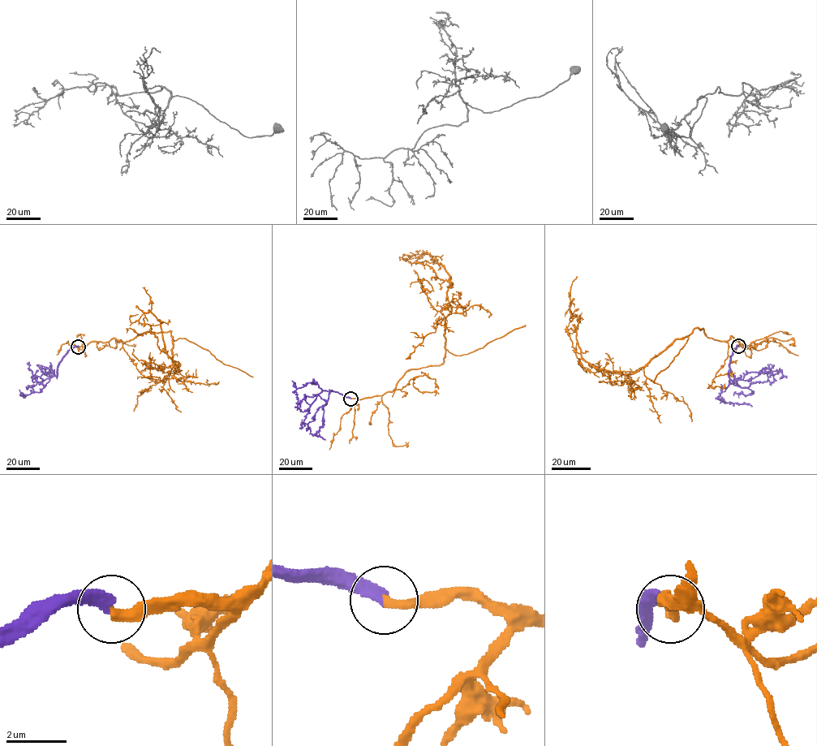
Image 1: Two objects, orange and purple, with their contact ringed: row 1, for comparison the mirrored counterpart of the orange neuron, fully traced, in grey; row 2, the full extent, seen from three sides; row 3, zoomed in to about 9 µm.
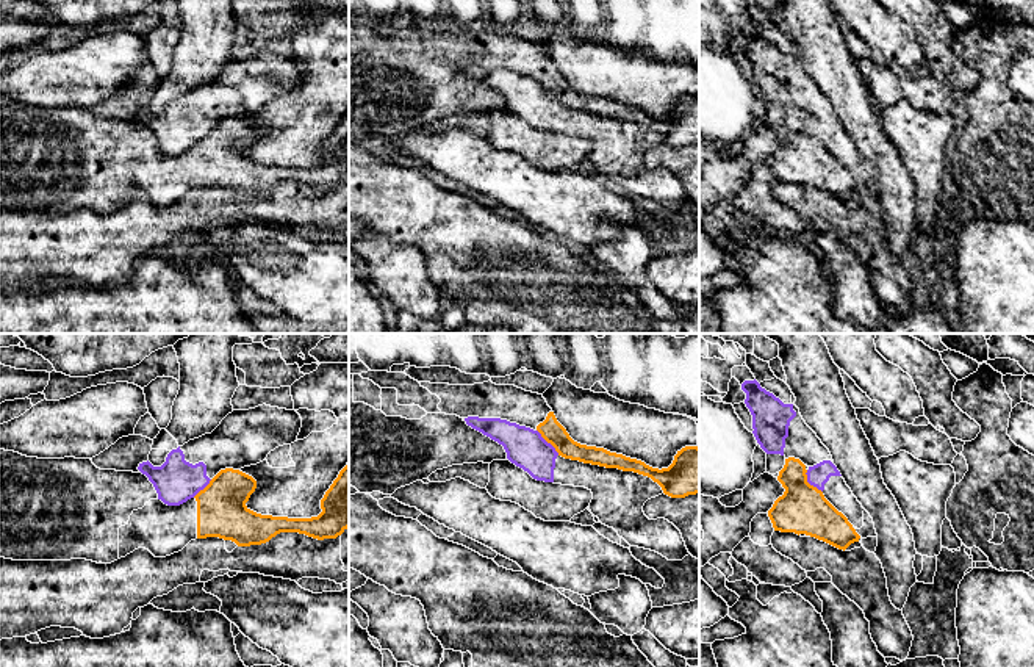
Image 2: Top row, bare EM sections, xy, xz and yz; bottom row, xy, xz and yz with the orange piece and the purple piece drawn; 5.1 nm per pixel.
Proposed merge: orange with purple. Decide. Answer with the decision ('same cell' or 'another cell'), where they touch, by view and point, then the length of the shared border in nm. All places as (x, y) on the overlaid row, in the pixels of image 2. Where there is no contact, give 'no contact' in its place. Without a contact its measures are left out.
another cell | xz (548, 442) | 180 nm

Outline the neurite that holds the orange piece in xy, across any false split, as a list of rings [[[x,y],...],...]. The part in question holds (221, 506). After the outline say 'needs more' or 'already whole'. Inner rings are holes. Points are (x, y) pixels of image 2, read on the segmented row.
[[[0,449],[0,557],[13,561],[70,561],[86,559],[111,564],[138,548],[149,550],[155,557],[181,551],[191,540],[219,537],[238,546],[261,545],[280,532],[299,532],[324,540],[336,539],[349,528],[349,462],[339,471],[321,499],[322,512],[311,518],[261,515],[246,503],[257,489],[257,481],[233,468],[221,470],[194,498],[180,506],[167,506],[142,473],[100,470],[91,459],[38,459]]] | needs more

